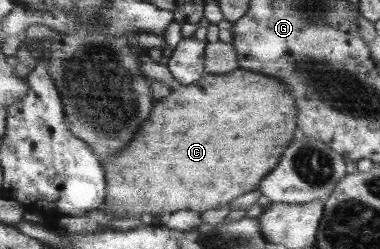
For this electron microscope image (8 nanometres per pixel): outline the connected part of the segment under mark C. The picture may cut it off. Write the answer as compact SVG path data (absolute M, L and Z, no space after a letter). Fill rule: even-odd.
M242 67L229 74L205 73L196 83L190 85L176 84L170 95L154 103L150 119L146 121L146 125L142 123L140 133L136 133L132 143L126 149L122 149L118 155L103 159L108 197L106 197L106 205L98 211L120 218L124 213L126 217L136 217L136 203L138 203L138 215L144 213L162 215L162 213L176 213L182 209L202 213L228 205L230 201L234 201L244 193L259 190L262 181L278 165L284 149L289 147L290 142L296 137L299 130L298 118L294 96L285 83ZM230 101L234 105L238 103L238 107L246 111L246 129L244 129L244 113L230 113Z

